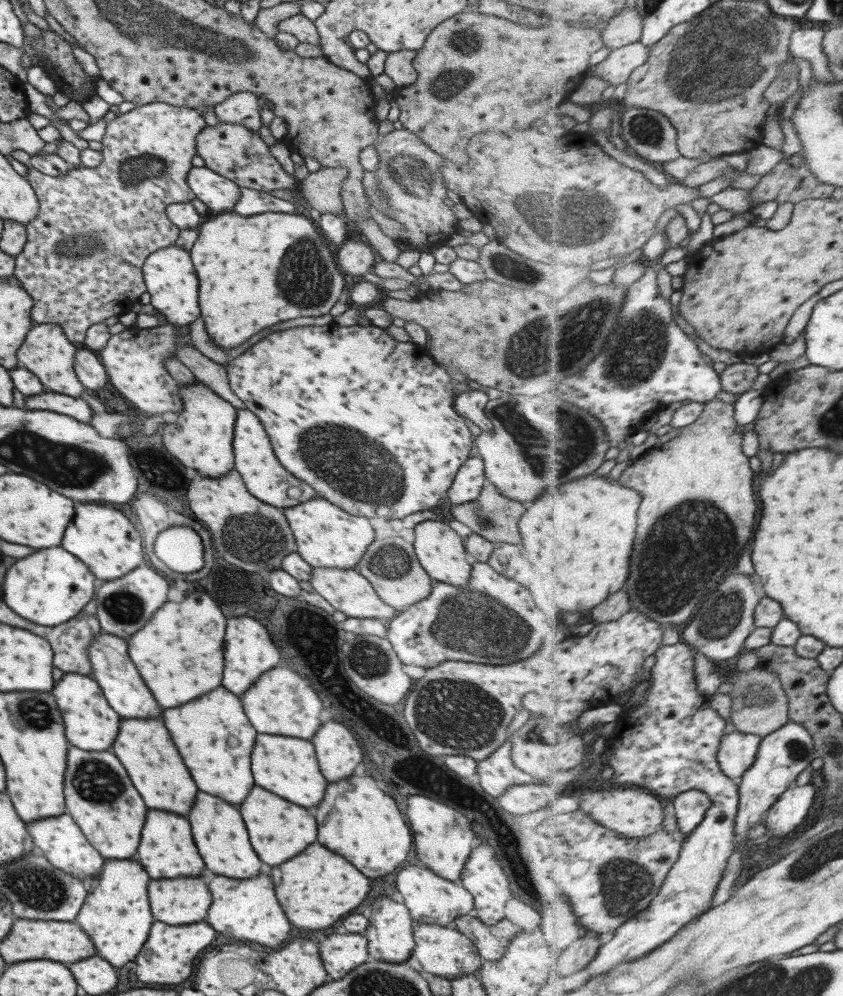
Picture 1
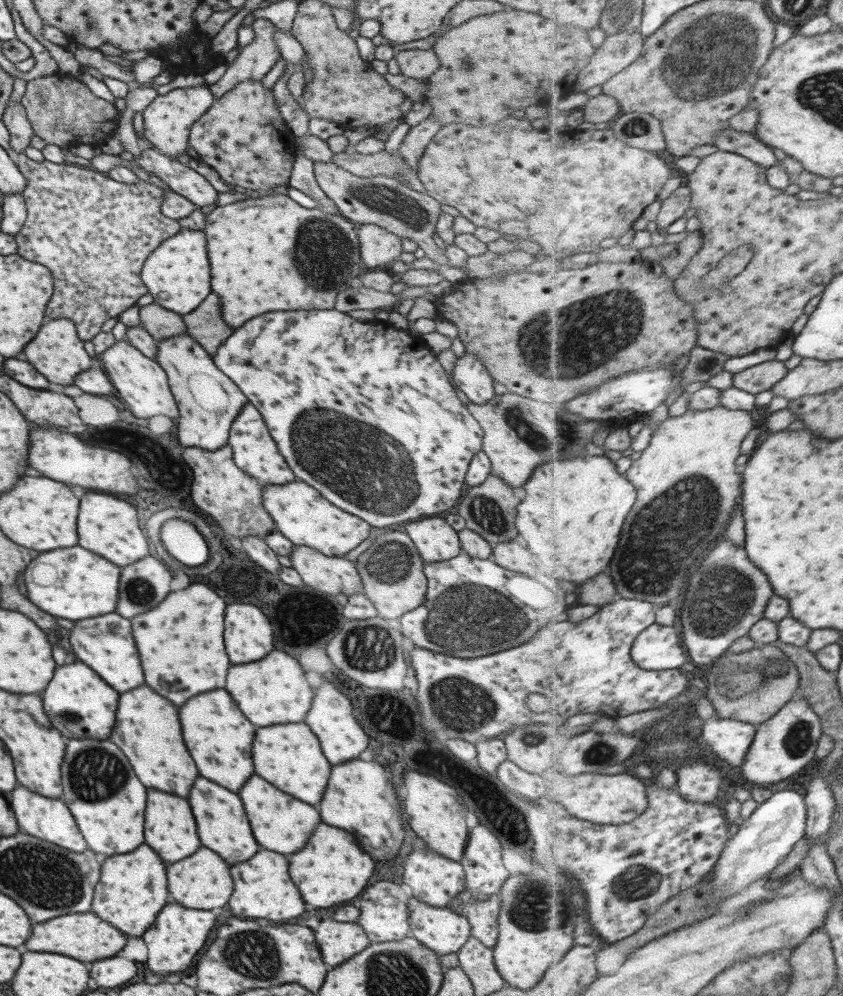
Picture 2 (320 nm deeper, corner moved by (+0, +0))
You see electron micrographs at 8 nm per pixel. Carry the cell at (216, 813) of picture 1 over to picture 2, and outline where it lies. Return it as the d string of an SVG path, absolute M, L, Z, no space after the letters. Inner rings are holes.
M197 778L189 790L187 802L193 812L196 834L201 845L217 852L229 866L247 860L257 852L259 846L251 836L251 830L247 826L247 818L245 818L245 812L243 812L243 806L241 806L241 800L237 794L233 794L205 778Z

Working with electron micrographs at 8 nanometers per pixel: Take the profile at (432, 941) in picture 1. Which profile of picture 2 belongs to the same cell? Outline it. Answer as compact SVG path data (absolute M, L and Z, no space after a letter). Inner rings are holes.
M411 897L407 903L409 936L416 938L419 944L429 948L437 956L456 953L469 938L470 926L468 920L459 913L453 912L449 906L434 907Z

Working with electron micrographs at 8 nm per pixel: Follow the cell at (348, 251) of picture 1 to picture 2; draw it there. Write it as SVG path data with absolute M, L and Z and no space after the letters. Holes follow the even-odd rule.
M360 224L356 229L360 260L367 268L377 268L398 258L401 238L372 224Z

